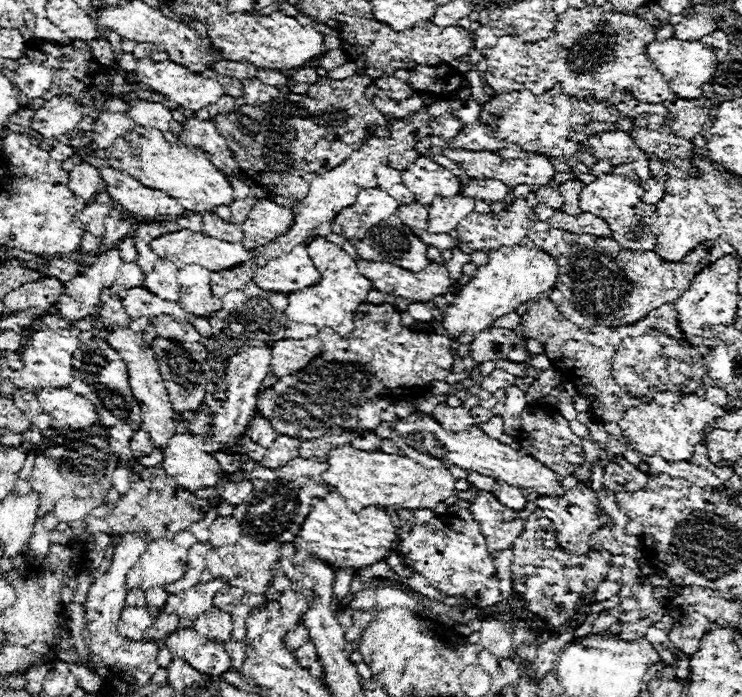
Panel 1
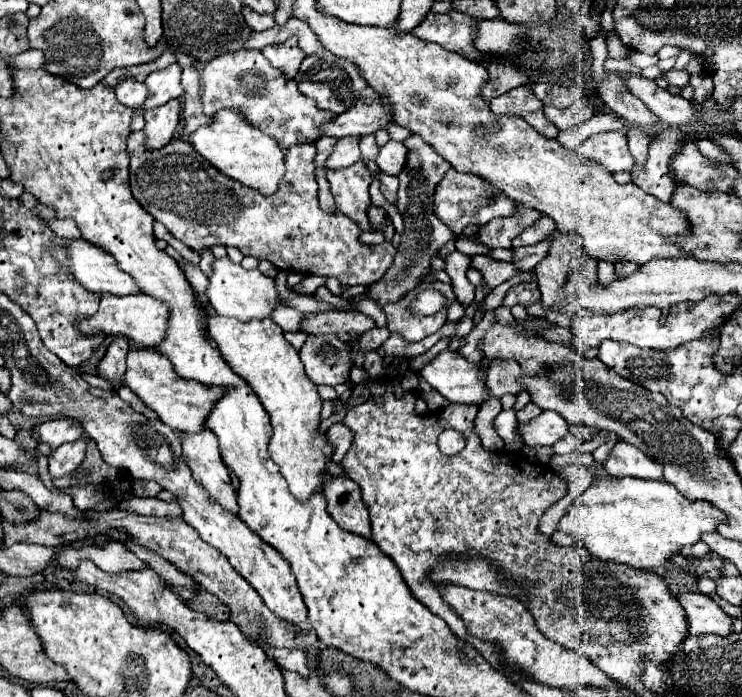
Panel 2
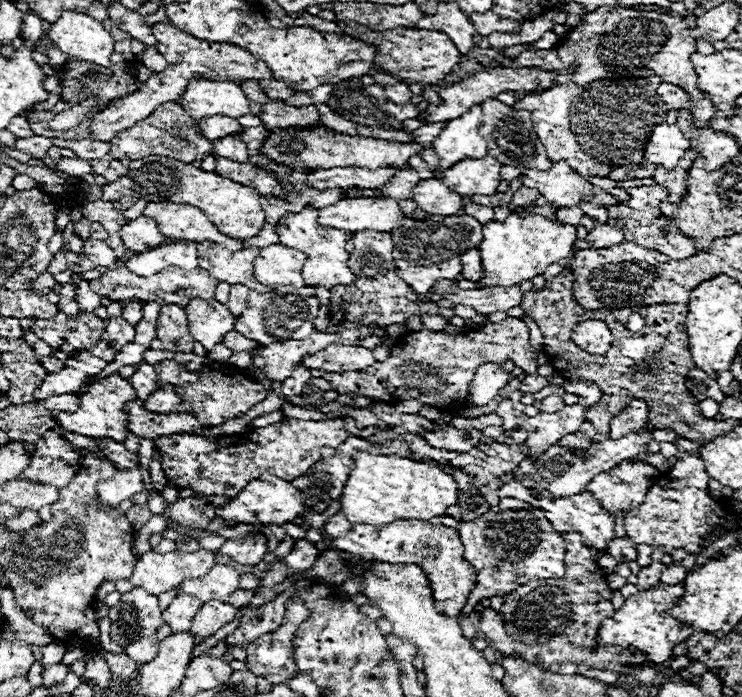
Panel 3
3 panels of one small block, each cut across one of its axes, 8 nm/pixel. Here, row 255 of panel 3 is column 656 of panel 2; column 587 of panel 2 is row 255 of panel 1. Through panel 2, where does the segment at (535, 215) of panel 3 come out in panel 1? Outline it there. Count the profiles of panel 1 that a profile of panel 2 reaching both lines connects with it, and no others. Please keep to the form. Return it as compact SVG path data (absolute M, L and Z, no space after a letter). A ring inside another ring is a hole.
M512 246L498 248L490 252L490 262L480 266L468 284L460 288L456 298L446 306L442 316L442 326L452 340L460 336L476 336L476 332L490 326L496 318L514 312L520 304L538 298L540 294L552 290L558 282L558 264L556 260L538 248Z

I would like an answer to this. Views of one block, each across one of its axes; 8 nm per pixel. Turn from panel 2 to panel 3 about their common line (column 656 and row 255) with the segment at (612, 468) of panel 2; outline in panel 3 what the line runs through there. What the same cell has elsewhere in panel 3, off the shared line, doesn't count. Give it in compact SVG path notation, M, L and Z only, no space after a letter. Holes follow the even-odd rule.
M470 250L462 256L462 278L478 282L484 276L484 268L482 268L482 260L480 260L480 252L478 250Z

